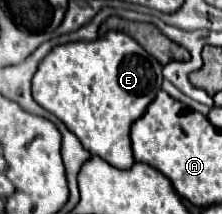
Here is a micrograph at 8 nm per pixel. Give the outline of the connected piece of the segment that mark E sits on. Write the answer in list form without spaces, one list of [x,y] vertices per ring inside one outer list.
[[[107,31],[103,37],[95,41],[77,41],[77,43],[65,43],[53,47],[39,63],[35,75],[33,75],[33,99],[53,113],[57,119],[61,119],[71,133],[75,133],[81,141],[81,145],[97,157],[103,157],[107,163],[115,167],[131,167],[135,163],[131,153],[131,141],[129,141],[129,129],[133,121],[137,121],[147,105],[155,99],[155,95],[161,91],[161,63],[149,55],[135,39],[121,31]]]

